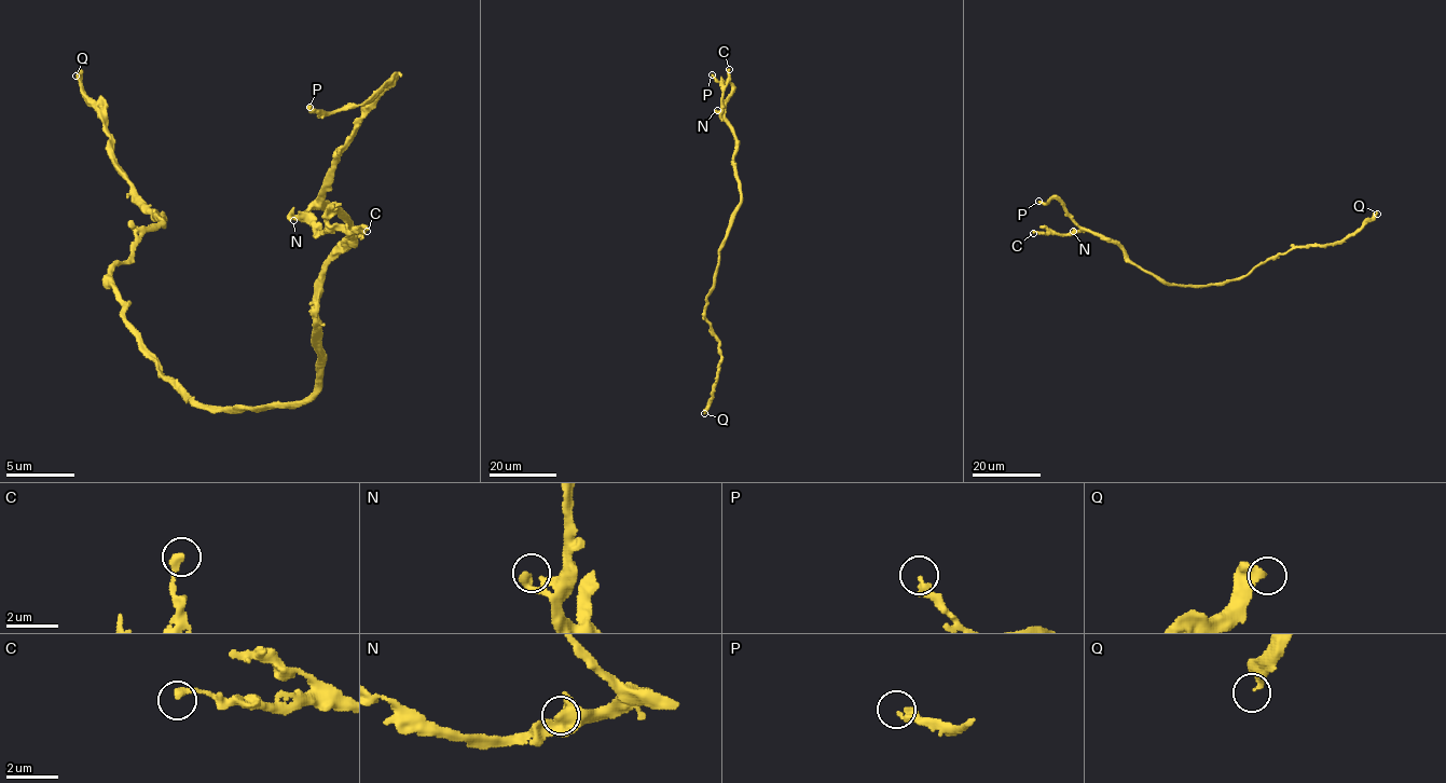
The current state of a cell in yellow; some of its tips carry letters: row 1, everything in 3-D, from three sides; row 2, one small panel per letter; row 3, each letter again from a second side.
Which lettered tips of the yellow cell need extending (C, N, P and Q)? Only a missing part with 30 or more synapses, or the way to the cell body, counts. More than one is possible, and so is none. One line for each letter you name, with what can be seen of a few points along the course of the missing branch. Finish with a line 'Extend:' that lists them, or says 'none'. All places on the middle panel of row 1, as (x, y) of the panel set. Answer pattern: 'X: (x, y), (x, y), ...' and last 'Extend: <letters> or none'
Extend: none

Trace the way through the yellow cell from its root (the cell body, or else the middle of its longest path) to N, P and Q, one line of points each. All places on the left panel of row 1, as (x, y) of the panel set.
N: (232, 408), (299, 404), (315, 393), (326, 357), (321, 271), (353, 235), (330, 209), (293, 220)
P: (232, 408), (315, 393), (321, 271), (353, 235), (322, 197), (328, 168), (387, 82), (362, 104), (310, 107)
Q: (232, 408), (198, 403), (161, 374), (126, 321), (111, 271), (161, 216), (123, 180), (106, 120), (76, 76)

